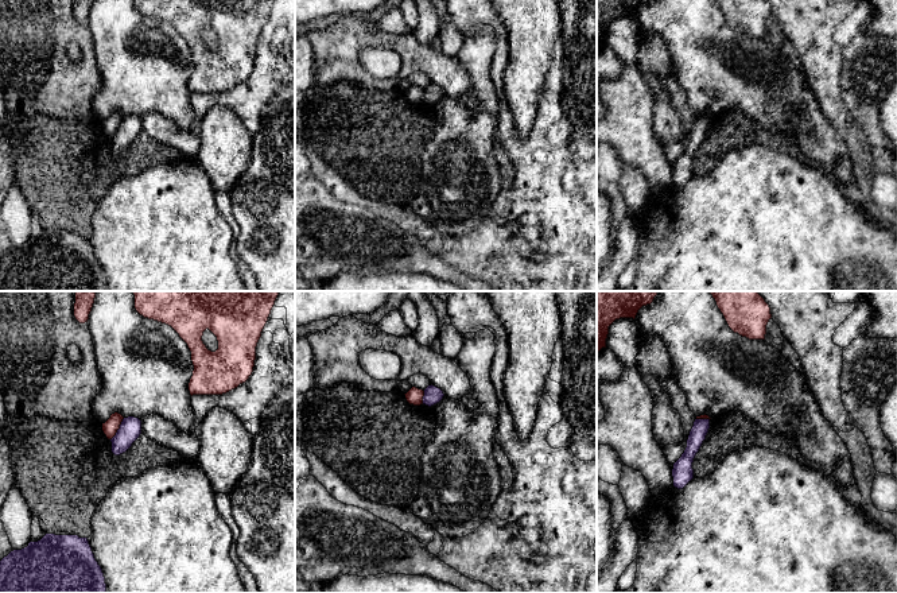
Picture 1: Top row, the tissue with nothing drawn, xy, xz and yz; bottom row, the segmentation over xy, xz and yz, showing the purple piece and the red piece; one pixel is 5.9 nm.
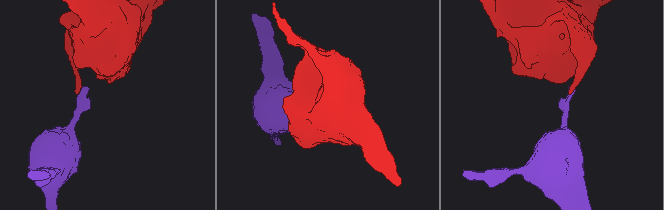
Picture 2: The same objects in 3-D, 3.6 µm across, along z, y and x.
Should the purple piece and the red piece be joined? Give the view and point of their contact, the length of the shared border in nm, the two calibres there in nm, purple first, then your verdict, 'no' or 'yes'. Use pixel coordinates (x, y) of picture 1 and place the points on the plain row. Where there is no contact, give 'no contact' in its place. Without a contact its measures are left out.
contact xy (119, 127); length 160 nm; calibres 130 and 90 nm; no

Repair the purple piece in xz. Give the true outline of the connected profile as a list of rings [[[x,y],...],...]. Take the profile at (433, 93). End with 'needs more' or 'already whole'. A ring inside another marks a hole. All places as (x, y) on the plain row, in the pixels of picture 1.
[[[431,82],[424,88],[423,102],[431,105],[439,101],[443,97],[443,94],[443,89]]]; already whole

